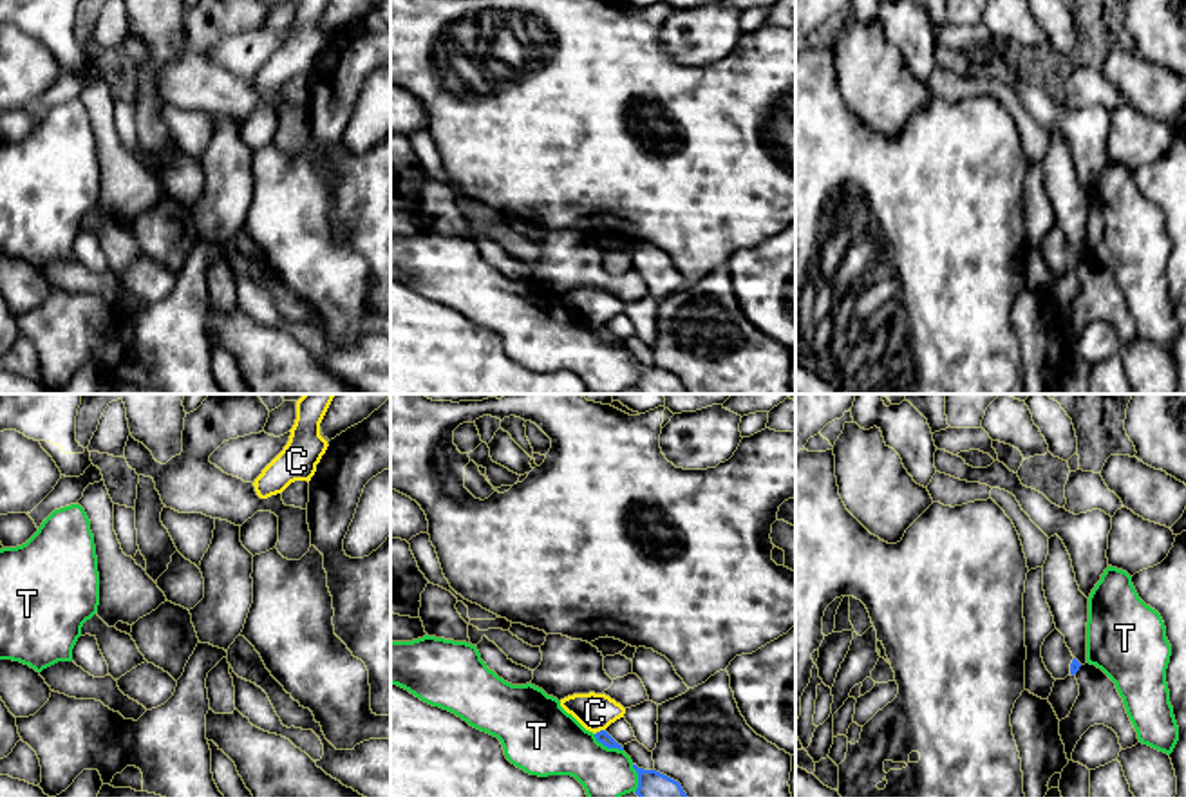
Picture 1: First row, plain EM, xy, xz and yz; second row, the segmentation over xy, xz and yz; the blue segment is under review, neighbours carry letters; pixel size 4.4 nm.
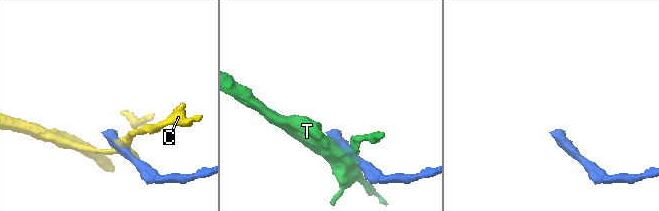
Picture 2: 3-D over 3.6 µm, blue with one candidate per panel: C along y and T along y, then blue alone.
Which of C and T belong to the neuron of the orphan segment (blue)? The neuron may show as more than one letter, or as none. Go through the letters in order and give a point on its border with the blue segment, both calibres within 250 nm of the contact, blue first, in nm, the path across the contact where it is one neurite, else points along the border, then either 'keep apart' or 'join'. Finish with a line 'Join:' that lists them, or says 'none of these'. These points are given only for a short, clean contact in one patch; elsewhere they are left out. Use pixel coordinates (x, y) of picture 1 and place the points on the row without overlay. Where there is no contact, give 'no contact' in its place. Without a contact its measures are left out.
C: contact xz (601, 326); calibres 60 and 170 nm; border xz (604, 324), (595, 329); keep apart
T: contact xz (608, 342); calibres 60 and 300 nm; keep apart
Join: none of these

